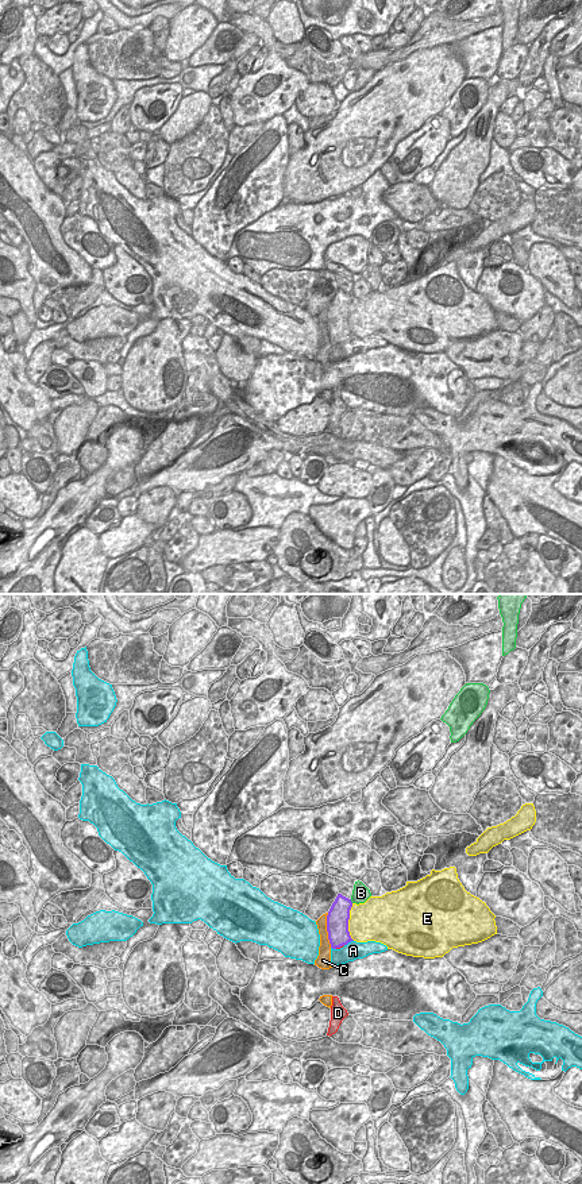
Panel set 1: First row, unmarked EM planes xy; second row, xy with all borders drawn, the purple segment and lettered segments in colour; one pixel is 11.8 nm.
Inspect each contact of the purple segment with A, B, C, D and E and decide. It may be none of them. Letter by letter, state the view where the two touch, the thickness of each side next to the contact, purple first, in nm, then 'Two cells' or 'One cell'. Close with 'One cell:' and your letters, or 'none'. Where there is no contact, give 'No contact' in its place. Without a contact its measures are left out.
A: Touches purple in xy. Thickness 260 nm (purple) against 220 nm. Two cells
B: Touches purple in xy. Thickness 260 nm (purple) against 200 nm. Two cells
C: Touches purple in xy. Thickness 260 nm (purple) against 160 nm. Two cells
D: Touches purple in xy. Thickness 260 nm (purple) against 30 nm. One cell
E: Touches purple in xy. Thickness 260 nm (purple) against 460 nm. Two cells
One cell: D.

